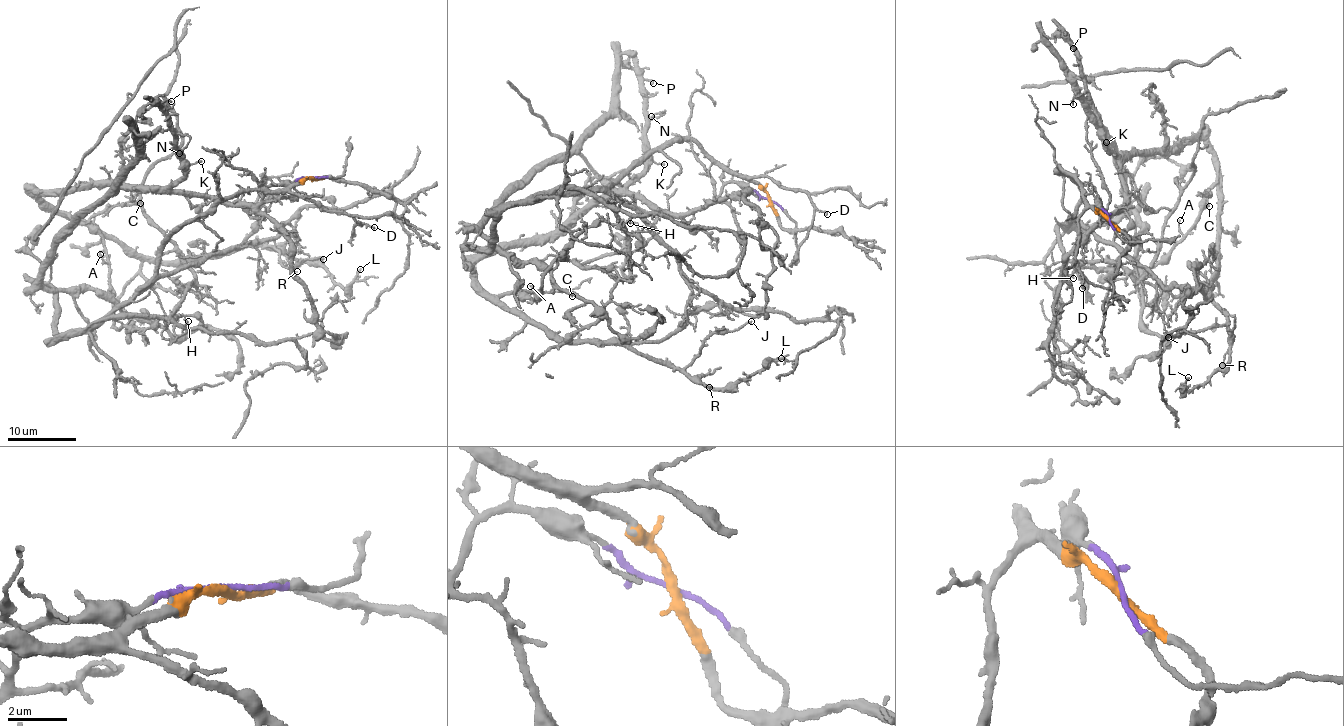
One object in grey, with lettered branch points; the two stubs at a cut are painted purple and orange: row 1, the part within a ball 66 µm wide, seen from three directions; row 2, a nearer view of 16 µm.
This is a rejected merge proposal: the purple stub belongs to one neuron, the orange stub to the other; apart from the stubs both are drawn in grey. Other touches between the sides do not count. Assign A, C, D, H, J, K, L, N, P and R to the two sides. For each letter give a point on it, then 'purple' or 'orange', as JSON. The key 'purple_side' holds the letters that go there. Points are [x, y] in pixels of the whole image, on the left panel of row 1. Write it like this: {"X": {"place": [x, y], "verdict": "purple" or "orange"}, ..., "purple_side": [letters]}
{"A": {"place": [100, 254], "verdict": "purple"}, "C": {"place": [140, 203], "verdict": "purple"}, "D": {"place": [374, 227], "verdict": "orange"}, "H": {"place": [188, 321], "verdict": "orange"}, "J": {"place": [323, 259], "verdict": "purple"}, "K": {"place": [201, 161], "verdict": "purple"}, "L": {"place": [360, 269], "verdict": "purple"}, "N": {"place": [179, 153], "verdict": "purple"}, "P": {"place": [171, 101], "verdict": "purple"}, "R": {"place": [297, 271], "verdict": "purple"}, "purple_side": ["A", "C", "J", "K", "L", "N", "P", "R"]}

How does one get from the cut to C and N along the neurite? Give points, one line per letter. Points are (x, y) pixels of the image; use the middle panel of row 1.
C: (769, 200), (729, 183), (688, 212), (605, 193), (554, 232), (487, 250), (474, 265), (485, 291), (572, 297)
N: (769, 200), (729, 183), (688, 212), (633, 197), (648, 124), (664, 113), (652, 116)

